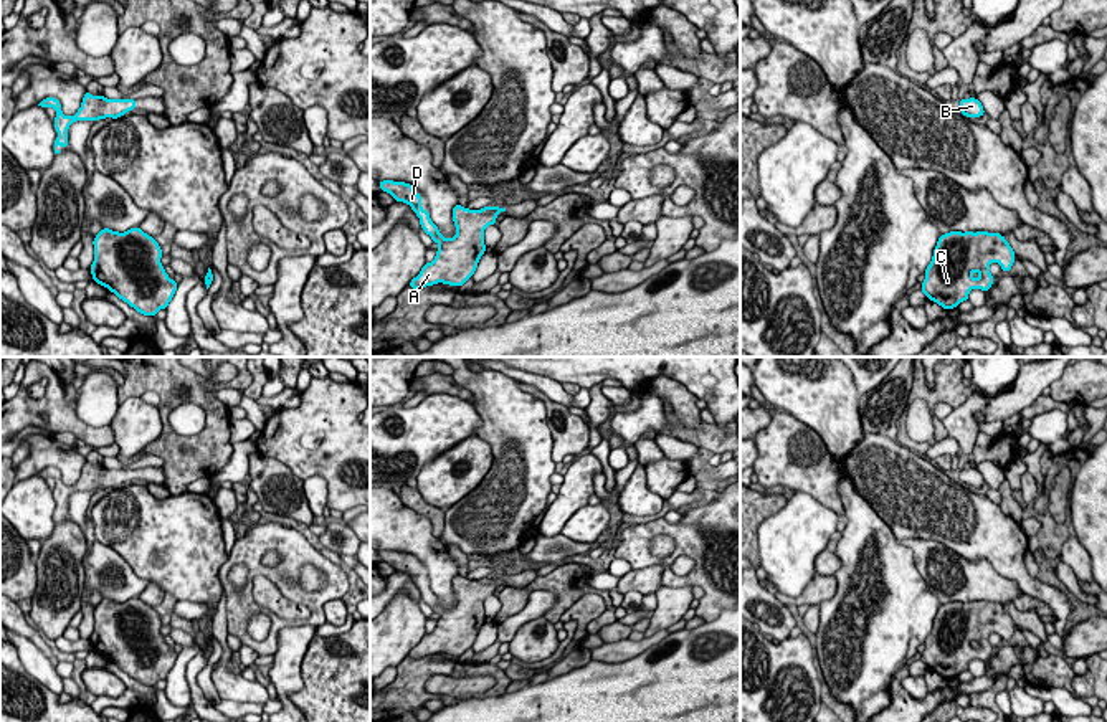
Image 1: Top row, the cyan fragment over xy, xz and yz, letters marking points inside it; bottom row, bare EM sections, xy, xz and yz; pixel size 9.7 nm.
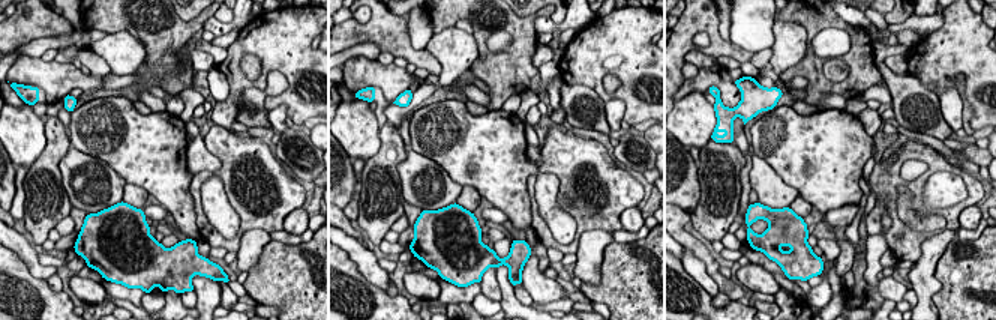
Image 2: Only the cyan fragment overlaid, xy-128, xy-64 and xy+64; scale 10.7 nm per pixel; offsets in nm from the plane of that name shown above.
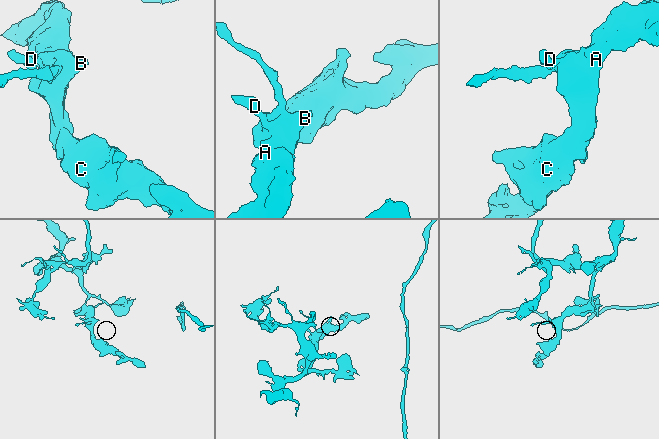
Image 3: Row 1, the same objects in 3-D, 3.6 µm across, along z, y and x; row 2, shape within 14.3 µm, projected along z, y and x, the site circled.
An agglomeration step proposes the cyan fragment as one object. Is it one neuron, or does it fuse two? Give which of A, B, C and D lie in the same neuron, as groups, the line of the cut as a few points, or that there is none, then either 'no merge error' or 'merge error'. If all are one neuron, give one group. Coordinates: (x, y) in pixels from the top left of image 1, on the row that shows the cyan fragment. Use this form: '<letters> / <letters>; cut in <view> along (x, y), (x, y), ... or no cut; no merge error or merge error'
A B C D; no cut; no merge error

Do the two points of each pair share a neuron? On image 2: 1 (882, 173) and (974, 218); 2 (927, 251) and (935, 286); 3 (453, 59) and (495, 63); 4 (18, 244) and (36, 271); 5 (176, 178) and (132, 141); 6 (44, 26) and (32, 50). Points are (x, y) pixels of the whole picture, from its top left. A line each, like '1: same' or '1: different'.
1: different
2: same
3: different
4: same
5: same
6: different

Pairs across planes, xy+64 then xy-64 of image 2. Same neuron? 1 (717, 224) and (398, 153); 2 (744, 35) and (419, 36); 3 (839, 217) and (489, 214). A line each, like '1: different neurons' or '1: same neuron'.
1: same neuron
2: same neuron
3: same neuron

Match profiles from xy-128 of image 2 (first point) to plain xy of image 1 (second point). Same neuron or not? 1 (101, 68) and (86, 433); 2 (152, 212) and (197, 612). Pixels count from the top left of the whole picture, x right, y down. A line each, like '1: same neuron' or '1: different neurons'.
1: same neuron
2: same neuron

